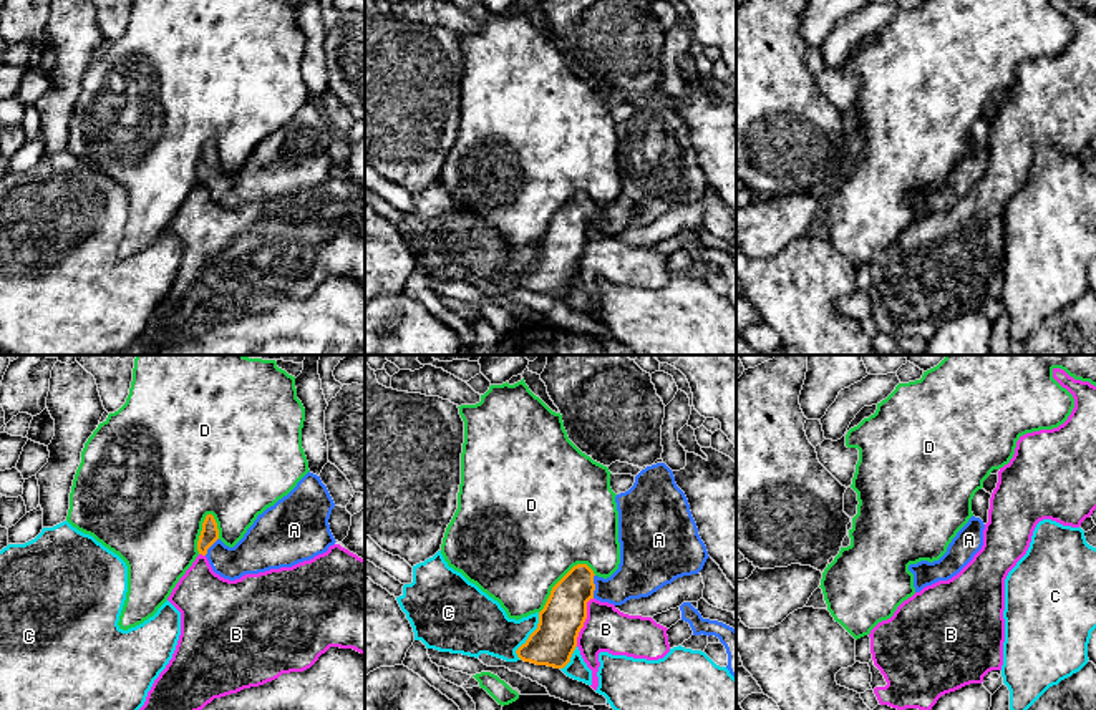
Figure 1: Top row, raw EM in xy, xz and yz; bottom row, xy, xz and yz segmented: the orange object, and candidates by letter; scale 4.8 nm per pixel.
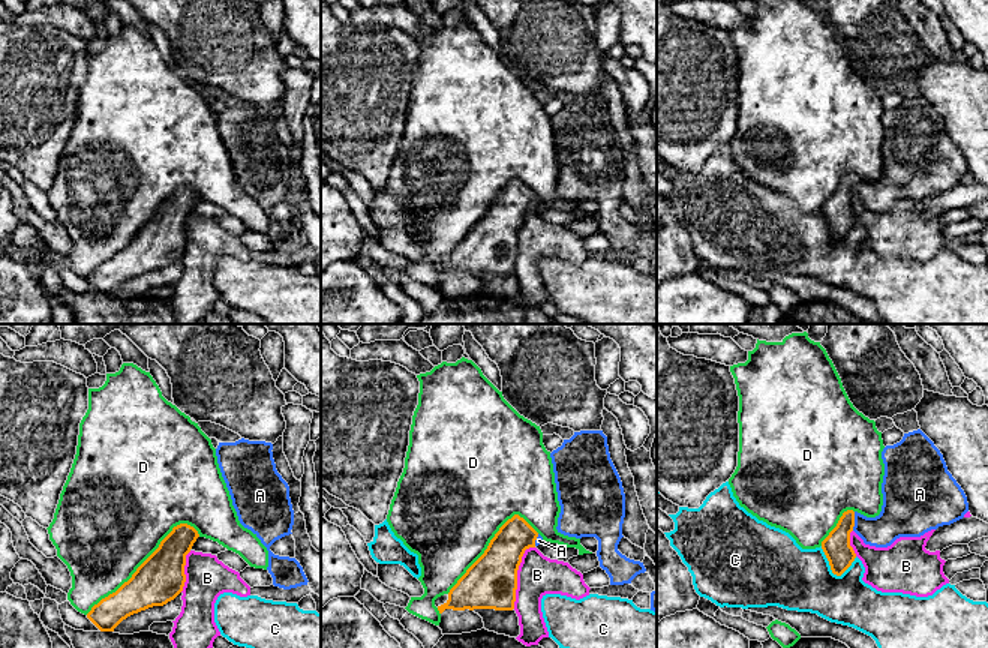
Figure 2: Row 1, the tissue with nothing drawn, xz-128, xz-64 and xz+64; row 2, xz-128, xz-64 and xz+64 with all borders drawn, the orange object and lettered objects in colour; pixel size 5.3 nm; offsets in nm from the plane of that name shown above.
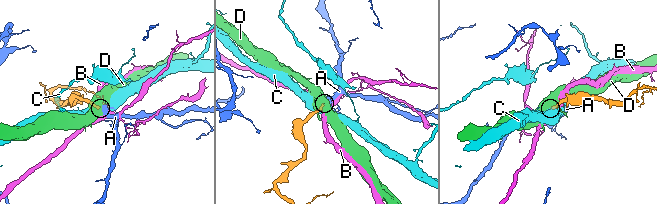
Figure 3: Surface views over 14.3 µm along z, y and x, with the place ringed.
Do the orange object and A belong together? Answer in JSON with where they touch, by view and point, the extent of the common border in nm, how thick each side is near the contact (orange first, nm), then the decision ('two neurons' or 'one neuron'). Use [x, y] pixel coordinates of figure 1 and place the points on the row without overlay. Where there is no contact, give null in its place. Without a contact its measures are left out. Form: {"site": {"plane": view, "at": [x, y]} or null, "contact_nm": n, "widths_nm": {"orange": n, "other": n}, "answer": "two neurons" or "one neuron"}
{"site": {"plane": "xz", "at": [594, 214]}, "contact_nm": 120, "widths_nm": {"orange": 200, "other": 240}, "answer": "one neuron"}

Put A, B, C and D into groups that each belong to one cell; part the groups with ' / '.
A / B / C / D

